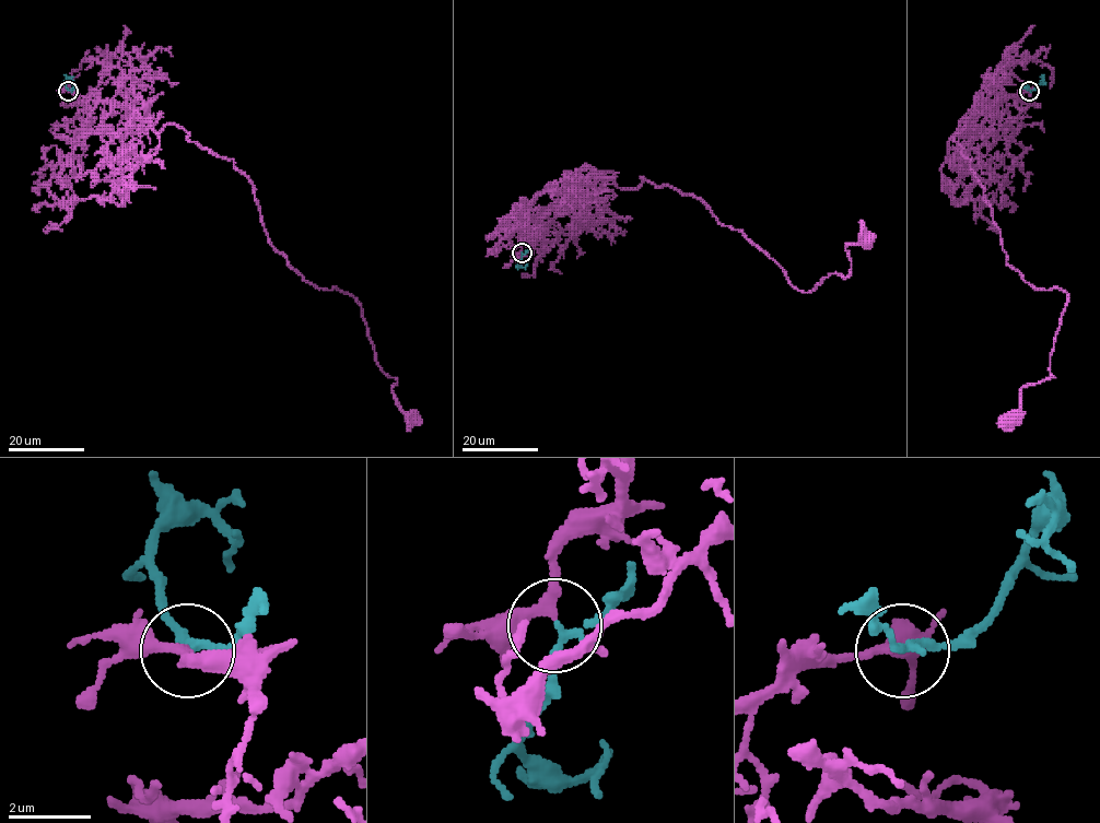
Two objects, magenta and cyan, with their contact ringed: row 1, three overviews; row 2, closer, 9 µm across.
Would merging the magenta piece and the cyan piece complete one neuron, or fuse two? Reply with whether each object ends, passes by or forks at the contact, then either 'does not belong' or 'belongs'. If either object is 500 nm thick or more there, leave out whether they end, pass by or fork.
magenta passes by; cyan passes by; belongs

